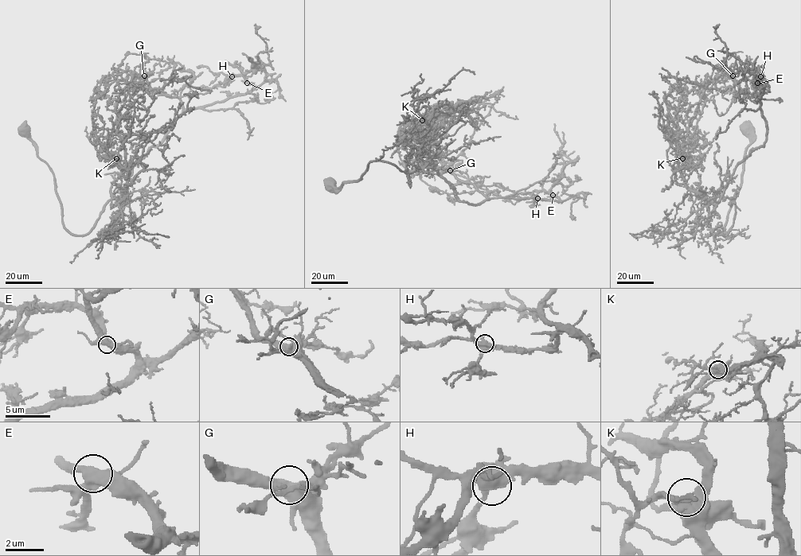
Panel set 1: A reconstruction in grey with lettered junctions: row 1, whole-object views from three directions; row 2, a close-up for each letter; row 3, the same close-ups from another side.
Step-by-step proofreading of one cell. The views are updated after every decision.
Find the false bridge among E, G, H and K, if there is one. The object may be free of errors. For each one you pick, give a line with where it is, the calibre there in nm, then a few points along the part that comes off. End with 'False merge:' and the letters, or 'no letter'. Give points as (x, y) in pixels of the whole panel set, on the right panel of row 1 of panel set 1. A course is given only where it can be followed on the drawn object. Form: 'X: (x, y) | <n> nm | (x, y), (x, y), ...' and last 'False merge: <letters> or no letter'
False merge: no letter

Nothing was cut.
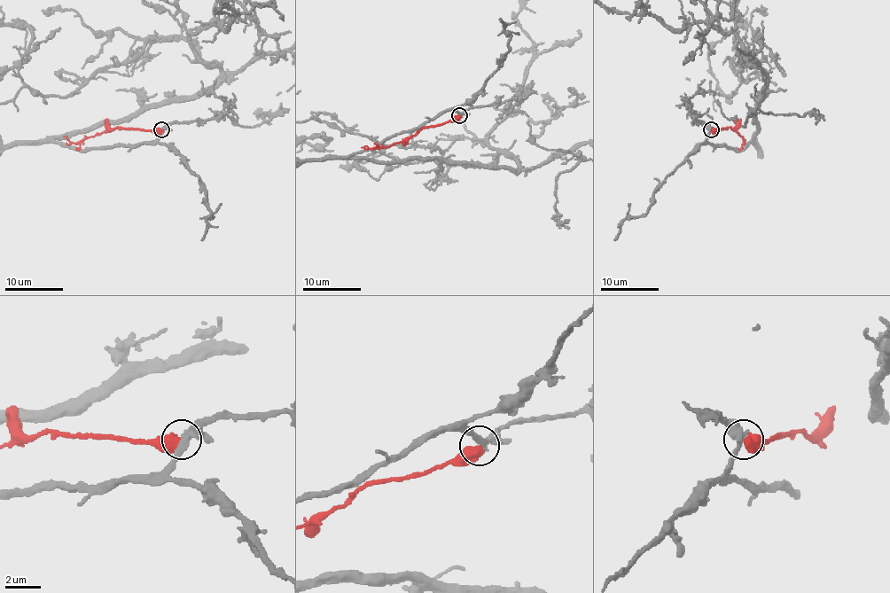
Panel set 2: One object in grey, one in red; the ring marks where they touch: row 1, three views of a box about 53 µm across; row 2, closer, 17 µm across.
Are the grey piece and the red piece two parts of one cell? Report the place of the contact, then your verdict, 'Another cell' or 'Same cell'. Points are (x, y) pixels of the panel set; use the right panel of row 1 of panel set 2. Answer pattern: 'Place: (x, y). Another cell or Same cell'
Place: (711, 129). Another cell

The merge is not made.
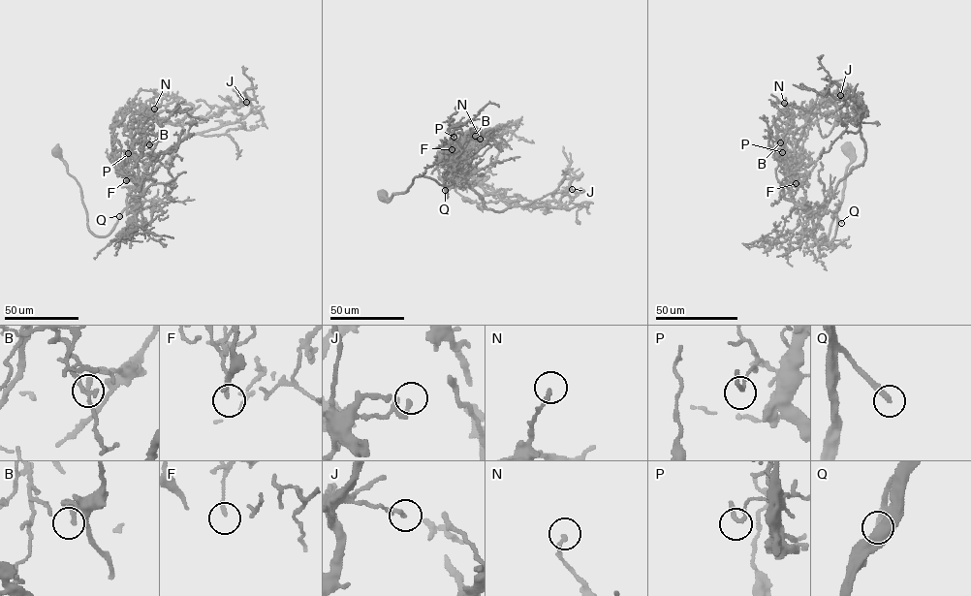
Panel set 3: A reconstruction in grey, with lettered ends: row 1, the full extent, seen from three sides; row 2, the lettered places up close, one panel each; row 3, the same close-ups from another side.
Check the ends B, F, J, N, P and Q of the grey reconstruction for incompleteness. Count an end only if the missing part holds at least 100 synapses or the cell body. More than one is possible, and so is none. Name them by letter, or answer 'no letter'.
Q

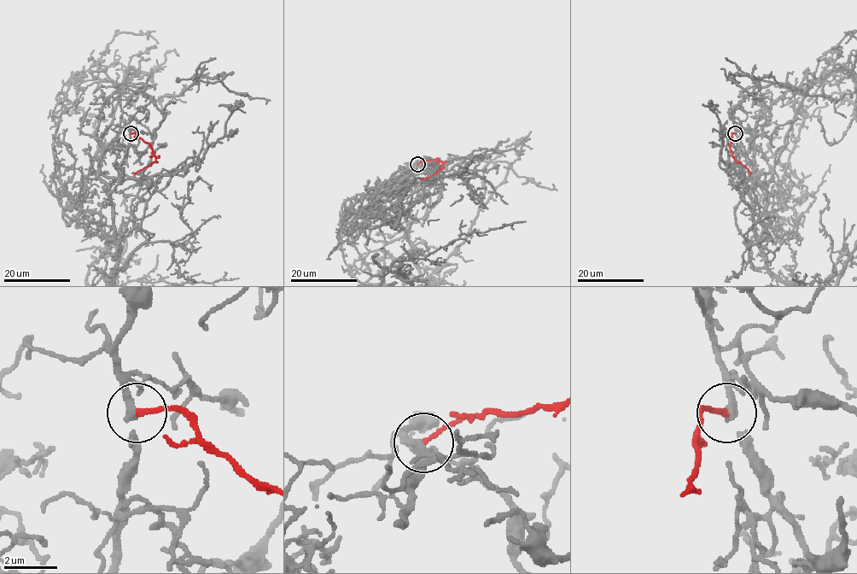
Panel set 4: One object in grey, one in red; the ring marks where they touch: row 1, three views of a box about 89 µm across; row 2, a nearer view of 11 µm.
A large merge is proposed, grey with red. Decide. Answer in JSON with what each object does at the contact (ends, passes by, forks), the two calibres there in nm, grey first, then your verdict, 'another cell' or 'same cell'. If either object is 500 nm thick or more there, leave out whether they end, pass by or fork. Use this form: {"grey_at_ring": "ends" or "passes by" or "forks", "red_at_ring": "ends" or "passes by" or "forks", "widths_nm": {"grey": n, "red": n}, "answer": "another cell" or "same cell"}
{"grey_at_ring": "passes by", "red_at_ring": "ends", "widths_nm": {"grey": 260, "red": 170}, "answer": "same cell"}

